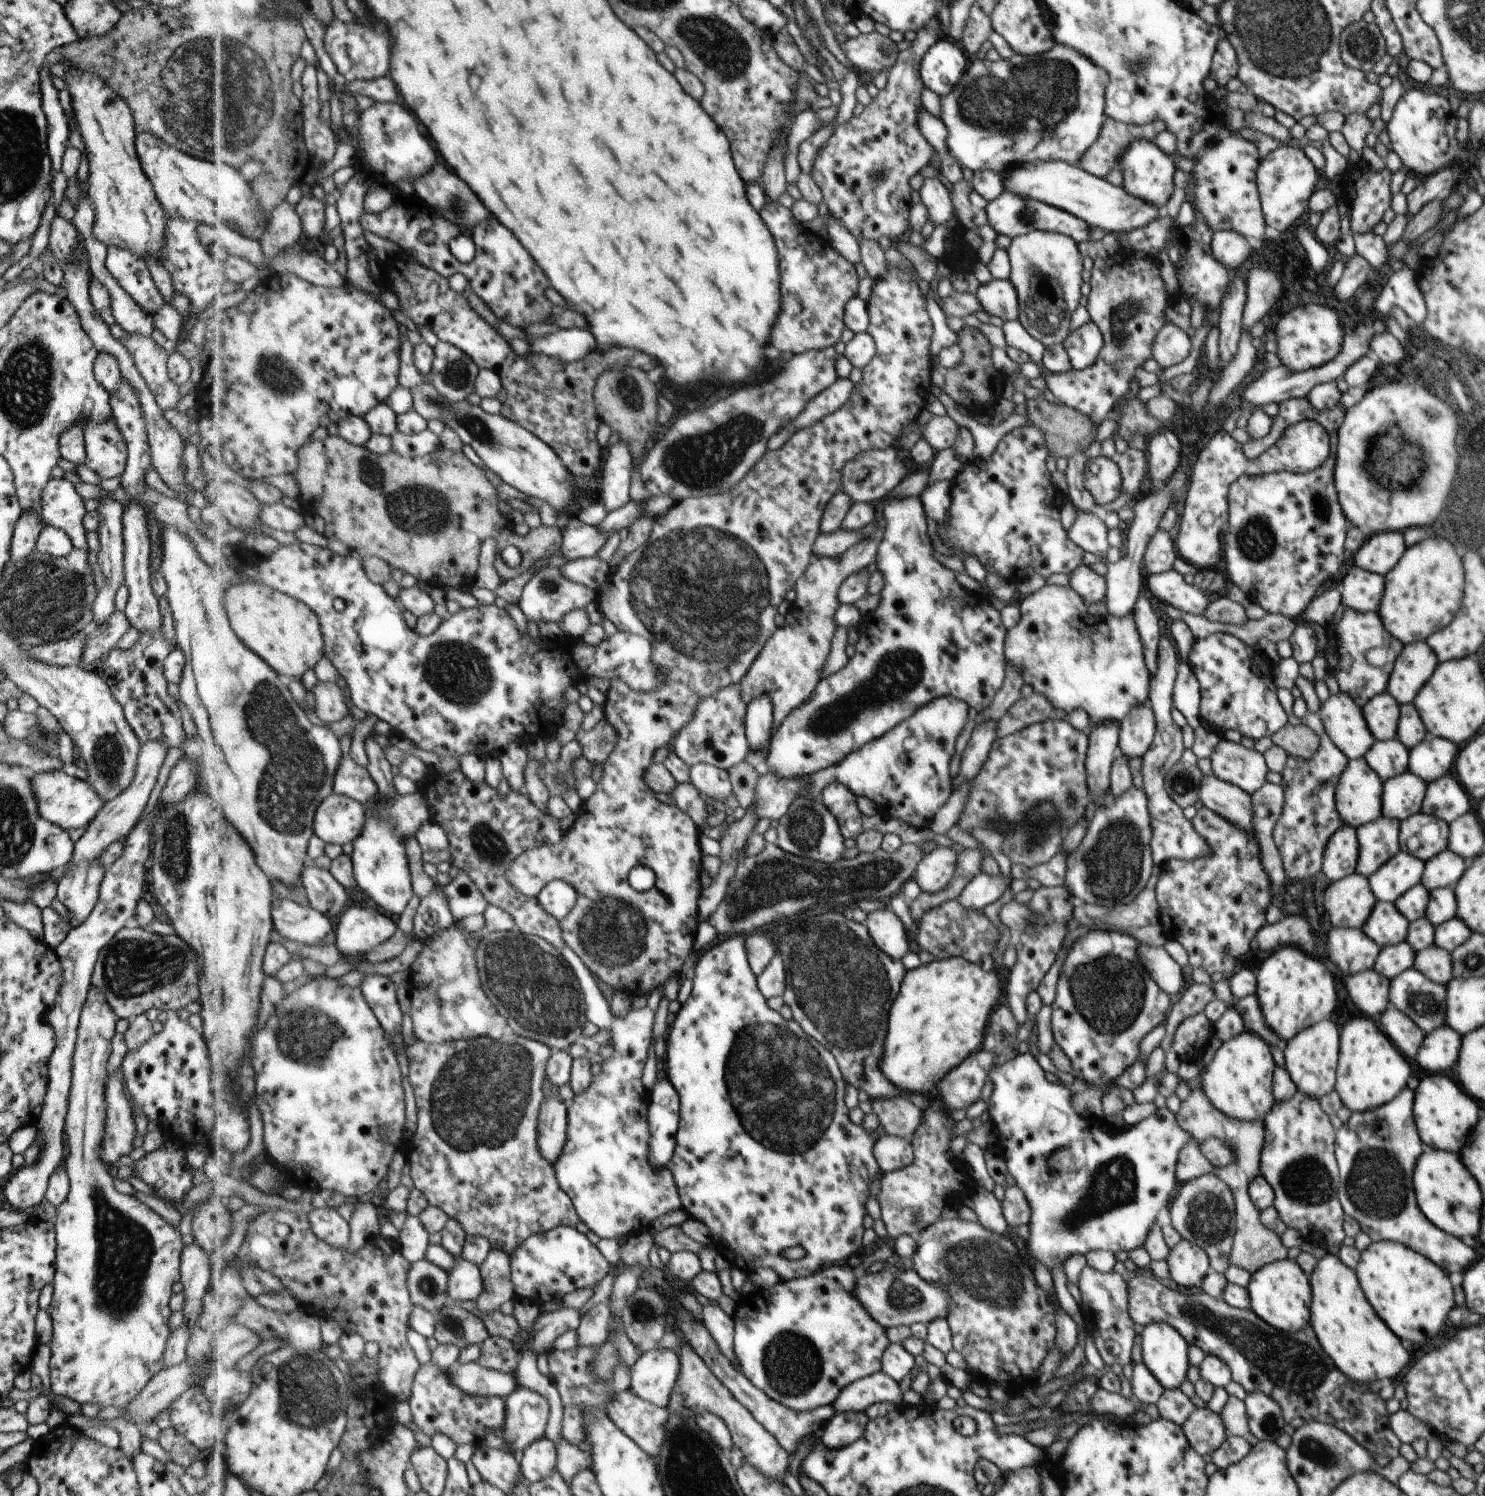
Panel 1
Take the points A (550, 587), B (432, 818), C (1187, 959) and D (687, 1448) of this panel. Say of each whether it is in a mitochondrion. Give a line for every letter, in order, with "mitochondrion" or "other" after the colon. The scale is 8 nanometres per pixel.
A: mitochondrion
B: other
C: other
D: mitochondrion

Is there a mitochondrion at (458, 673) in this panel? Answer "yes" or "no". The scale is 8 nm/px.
yes

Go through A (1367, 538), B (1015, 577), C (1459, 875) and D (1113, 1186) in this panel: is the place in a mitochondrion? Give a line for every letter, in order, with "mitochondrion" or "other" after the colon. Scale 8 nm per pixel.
A: other
B: other
C: other
D: mitochondrion

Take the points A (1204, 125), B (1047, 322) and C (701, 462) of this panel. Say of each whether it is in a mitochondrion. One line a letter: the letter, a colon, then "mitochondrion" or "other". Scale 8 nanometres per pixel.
A: other
B: mitochondrion
C: mitochondrion

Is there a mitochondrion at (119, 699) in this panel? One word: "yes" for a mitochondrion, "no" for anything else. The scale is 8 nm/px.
no

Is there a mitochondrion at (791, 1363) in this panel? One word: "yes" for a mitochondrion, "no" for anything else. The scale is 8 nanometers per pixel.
yes

